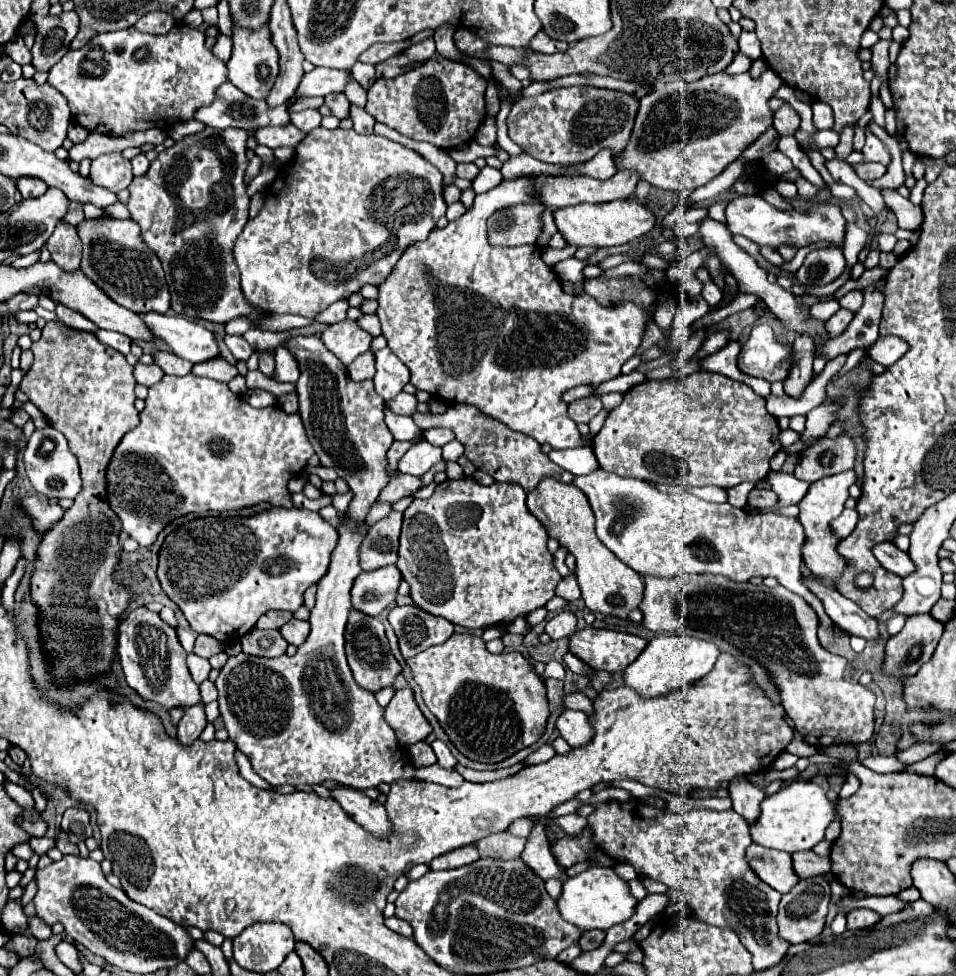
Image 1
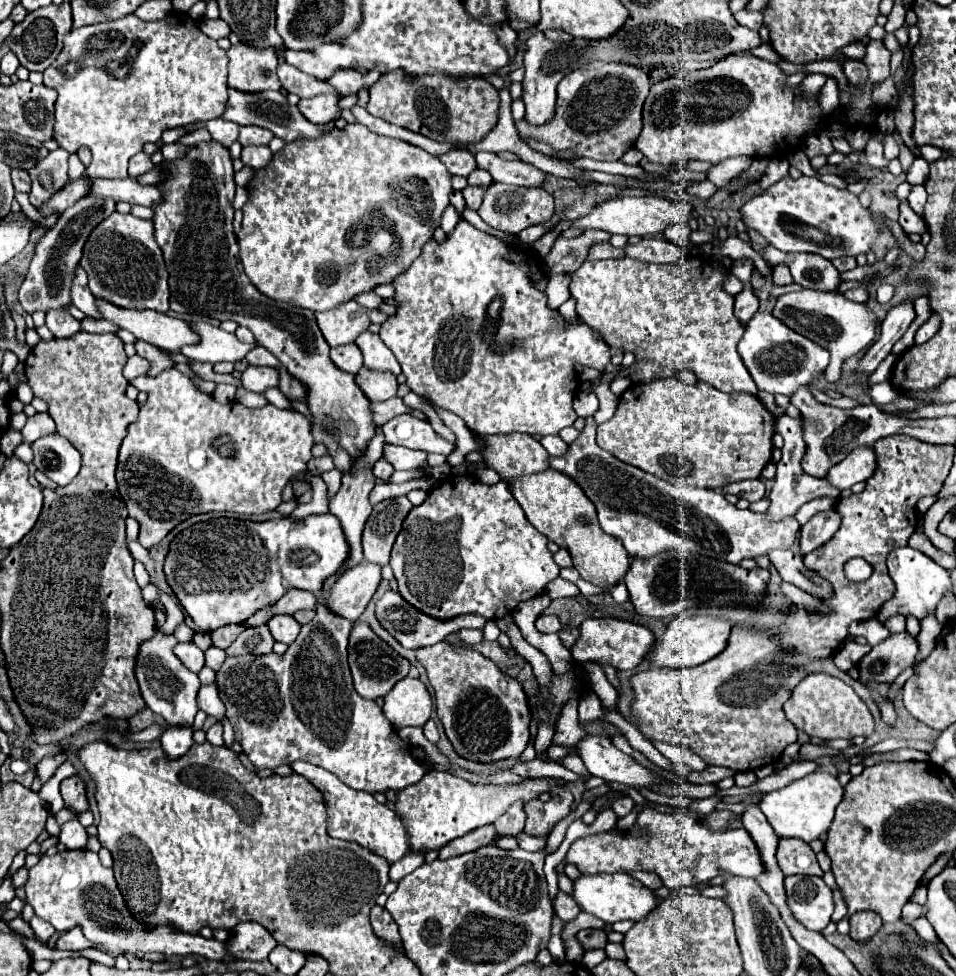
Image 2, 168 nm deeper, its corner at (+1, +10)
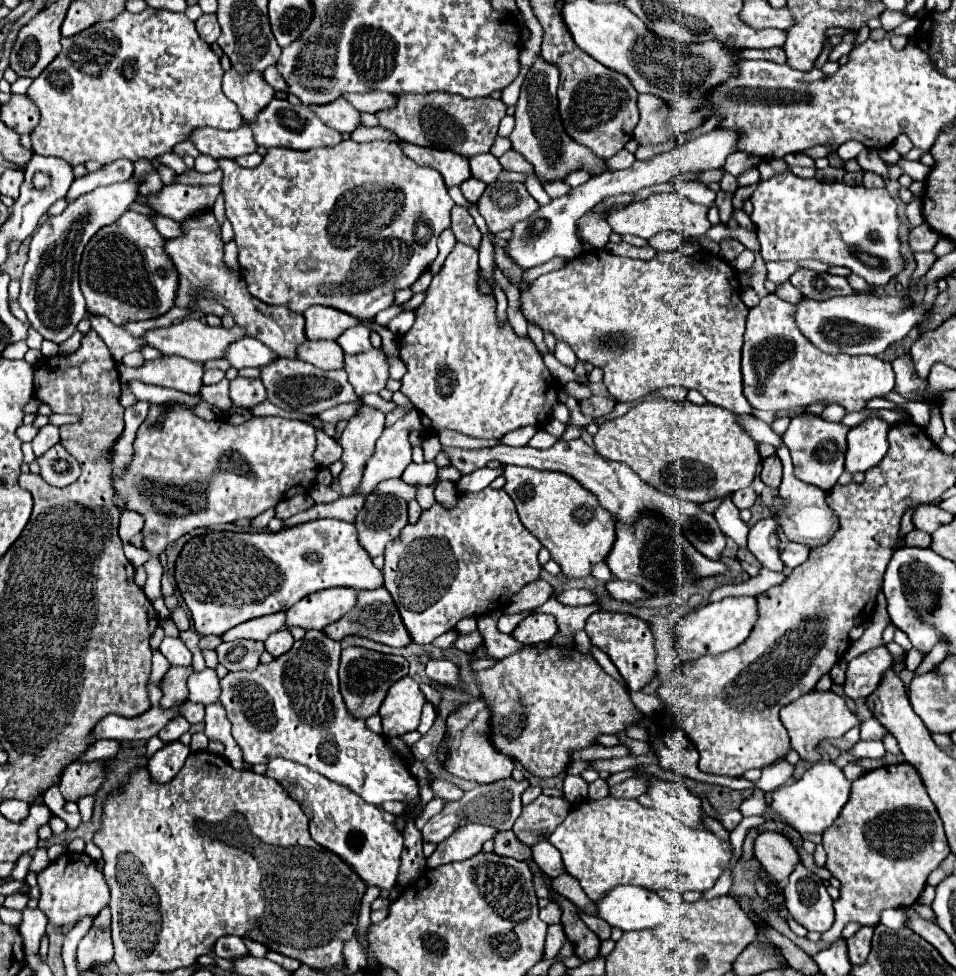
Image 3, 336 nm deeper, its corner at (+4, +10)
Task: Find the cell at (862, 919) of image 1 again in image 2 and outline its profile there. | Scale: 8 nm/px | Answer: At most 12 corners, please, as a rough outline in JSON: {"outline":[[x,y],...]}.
{"outline":[[872,912],[850,918],[850,938],[866,944],[880,930],[882,920]]}

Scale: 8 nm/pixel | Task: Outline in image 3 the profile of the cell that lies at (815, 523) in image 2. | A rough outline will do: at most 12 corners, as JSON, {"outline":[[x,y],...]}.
{"outline":[[789,542],[781,550],[787,568],[795,568],[809,558],[809,548]]}

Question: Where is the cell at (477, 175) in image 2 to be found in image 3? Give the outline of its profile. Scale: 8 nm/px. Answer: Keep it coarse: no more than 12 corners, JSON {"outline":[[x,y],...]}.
{"outline":[[475,178],[465,180],[459,188],[463,196],[477,204],[485,186]]}

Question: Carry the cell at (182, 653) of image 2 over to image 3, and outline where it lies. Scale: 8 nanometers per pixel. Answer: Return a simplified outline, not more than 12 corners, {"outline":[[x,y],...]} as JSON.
{"outline":[[179,638],[161,642],[159,650],[175,666],[191,666],[189,650]]}

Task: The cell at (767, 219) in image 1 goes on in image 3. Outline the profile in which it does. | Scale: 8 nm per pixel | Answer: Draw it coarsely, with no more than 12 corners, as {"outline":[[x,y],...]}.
{"outline":[[783,172],[753,192],[765,262],[871,286],[903,270],[885,188]]}

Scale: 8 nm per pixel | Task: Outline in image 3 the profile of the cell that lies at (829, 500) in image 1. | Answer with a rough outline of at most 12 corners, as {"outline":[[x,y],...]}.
{"outline":[[871,416],[847,434],[845,472],[877,466],[887,422]]}

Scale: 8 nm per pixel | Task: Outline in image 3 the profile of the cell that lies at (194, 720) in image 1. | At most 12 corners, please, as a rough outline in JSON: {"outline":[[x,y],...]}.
{"outline":[[179,740],[165,744],[147,764],[155,782],[169,782],[191,752]]}

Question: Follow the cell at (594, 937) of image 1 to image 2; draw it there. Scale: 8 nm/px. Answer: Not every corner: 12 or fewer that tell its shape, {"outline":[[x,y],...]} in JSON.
{"outline":[[582,930],[578,940],[584,950],[604,948],[604,930]]}

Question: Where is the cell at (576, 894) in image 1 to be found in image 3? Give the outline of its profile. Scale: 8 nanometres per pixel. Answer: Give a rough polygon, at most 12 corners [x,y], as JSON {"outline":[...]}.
{"outline":[[623,884],[595,902],[597,916],[621,930],[661,924],[669,904]]}

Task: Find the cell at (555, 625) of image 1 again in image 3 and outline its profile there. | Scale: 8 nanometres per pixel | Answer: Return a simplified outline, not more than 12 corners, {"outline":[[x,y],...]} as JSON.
{"outline":[[535,612],[513,632],[523,644],[549,642],[557,634],[551,614]]}

